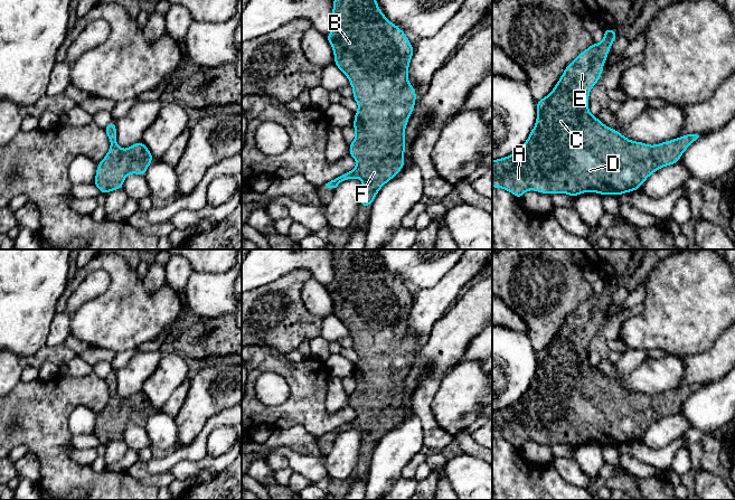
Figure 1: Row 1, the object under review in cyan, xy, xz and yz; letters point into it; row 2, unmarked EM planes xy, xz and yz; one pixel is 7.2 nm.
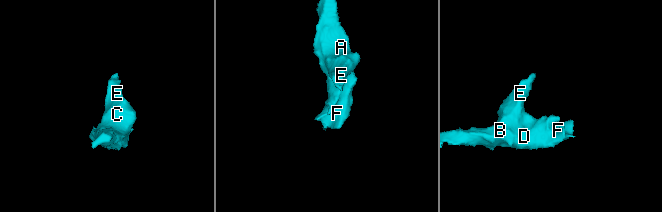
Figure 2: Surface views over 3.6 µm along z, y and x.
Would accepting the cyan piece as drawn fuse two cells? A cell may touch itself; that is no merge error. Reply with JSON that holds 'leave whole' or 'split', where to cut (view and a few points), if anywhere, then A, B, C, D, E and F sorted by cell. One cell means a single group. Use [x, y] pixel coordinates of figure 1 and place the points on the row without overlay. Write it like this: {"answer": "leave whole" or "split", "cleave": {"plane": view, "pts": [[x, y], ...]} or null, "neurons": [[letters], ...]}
{"answer": "leave whole", "cleave": null, "neurons": [["A", "B", "C", "D", "E", "F"]]}

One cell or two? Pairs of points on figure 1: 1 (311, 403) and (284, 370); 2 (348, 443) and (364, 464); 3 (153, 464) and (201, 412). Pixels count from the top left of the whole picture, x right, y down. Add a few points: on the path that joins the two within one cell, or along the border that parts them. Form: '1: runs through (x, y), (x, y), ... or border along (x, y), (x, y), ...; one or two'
1: runs through (307, 395), (292, 378); one
2: border along (359, 456), (354, 471), (344, 479); two
3: border along (201, 430), (190, 443), (180, 446); two

